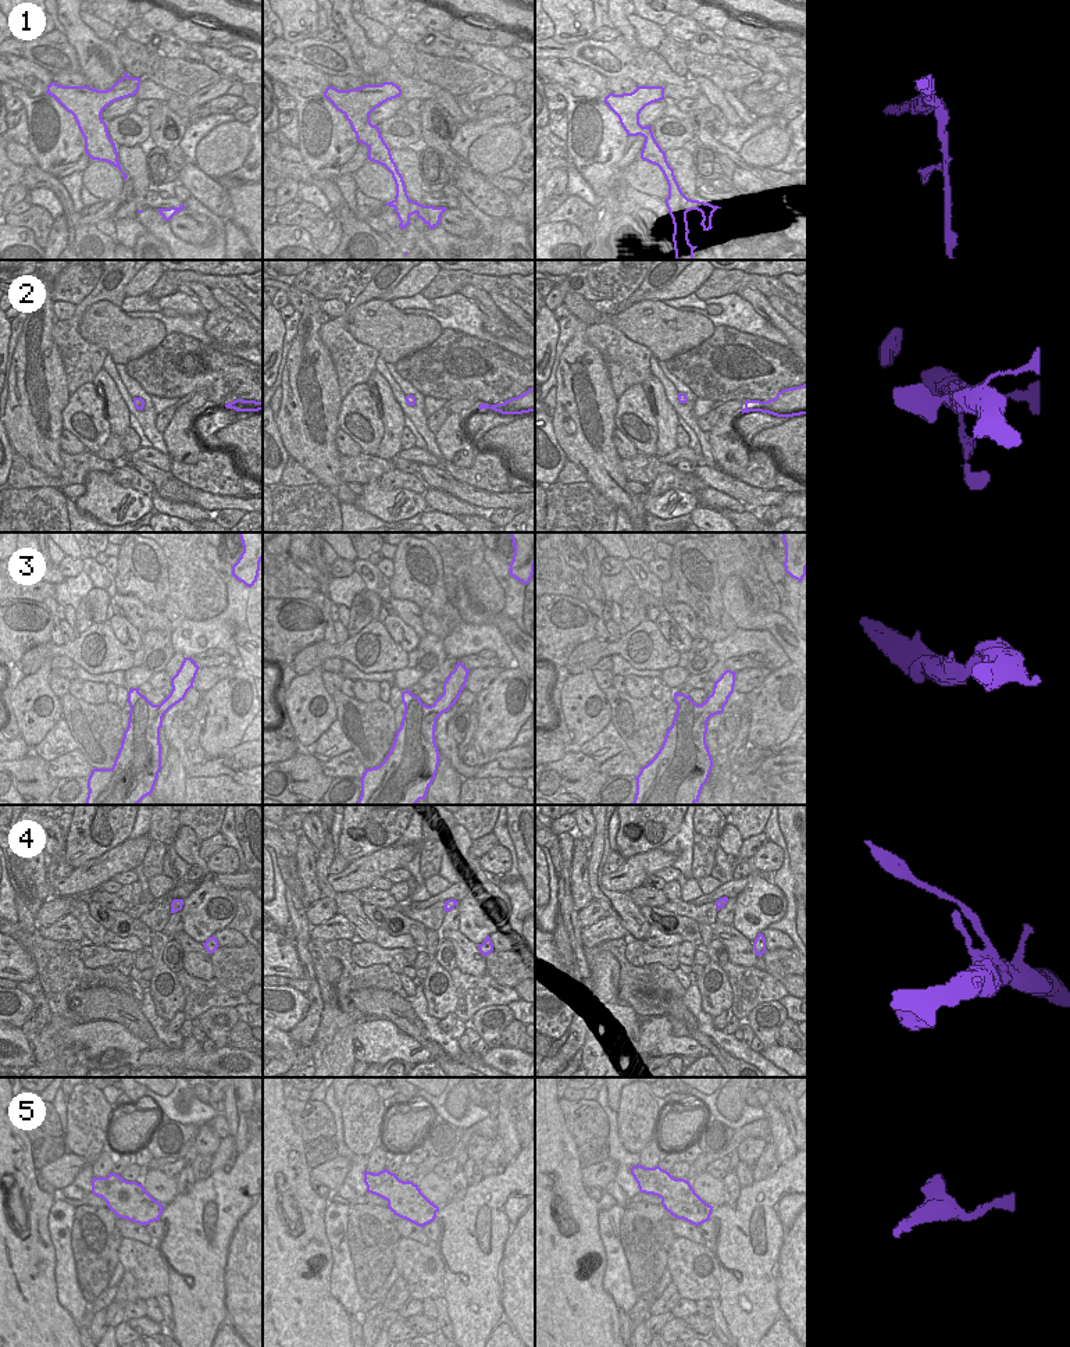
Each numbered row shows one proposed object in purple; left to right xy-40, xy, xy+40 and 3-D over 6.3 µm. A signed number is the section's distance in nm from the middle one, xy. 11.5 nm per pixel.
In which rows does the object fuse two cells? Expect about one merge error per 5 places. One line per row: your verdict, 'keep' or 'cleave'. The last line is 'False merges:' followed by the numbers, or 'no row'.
1: cleave
2: keep
3: keep
4: keep
5: keep
False merges: 1

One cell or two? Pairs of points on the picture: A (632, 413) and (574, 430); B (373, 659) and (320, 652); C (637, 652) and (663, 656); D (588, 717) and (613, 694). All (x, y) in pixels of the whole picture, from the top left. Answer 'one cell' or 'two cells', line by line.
A: two cells
B: one cell
C: one cell
D: two cells

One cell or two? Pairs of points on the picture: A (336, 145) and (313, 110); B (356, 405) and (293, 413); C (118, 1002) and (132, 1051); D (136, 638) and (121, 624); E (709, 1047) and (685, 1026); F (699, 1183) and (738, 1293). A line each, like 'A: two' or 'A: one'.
A: one
B: two
C: two
D: one
E: one
F: two

